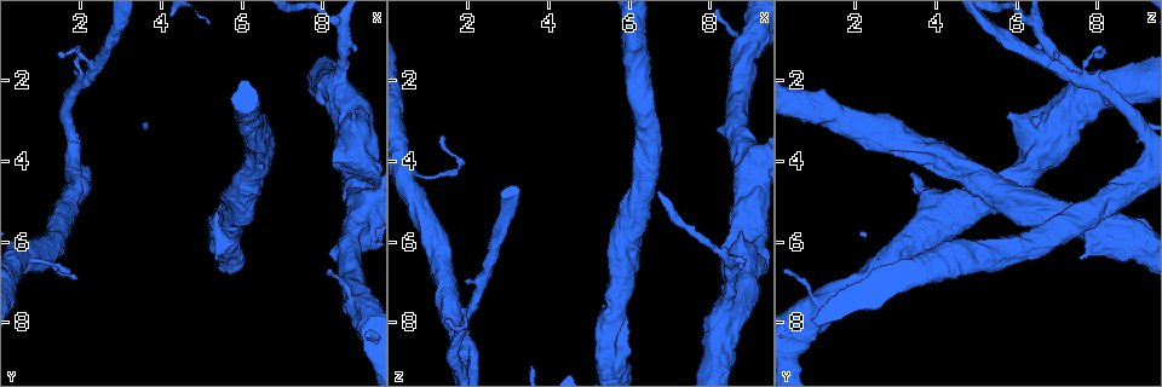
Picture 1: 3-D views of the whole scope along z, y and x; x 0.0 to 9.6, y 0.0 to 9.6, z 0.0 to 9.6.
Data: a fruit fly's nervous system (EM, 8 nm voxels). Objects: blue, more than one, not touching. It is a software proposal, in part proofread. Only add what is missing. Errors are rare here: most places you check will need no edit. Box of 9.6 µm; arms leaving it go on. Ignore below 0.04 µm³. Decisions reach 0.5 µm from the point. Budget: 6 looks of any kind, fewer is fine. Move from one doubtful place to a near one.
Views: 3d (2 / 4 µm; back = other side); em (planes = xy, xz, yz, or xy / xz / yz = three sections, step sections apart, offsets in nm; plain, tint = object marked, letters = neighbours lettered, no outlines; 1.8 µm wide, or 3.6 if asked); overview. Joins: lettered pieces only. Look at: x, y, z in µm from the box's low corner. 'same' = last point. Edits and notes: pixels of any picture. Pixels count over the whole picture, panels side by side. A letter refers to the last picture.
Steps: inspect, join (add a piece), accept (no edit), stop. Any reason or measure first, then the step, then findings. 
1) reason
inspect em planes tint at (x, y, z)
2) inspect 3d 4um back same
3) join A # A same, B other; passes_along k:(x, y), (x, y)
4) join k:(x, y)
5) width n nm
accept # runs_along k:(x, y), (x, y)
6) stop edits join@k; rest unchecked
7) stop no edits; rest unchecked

closes a loop
inspect 3d 4um at (8.55, 3.15, 6.20)

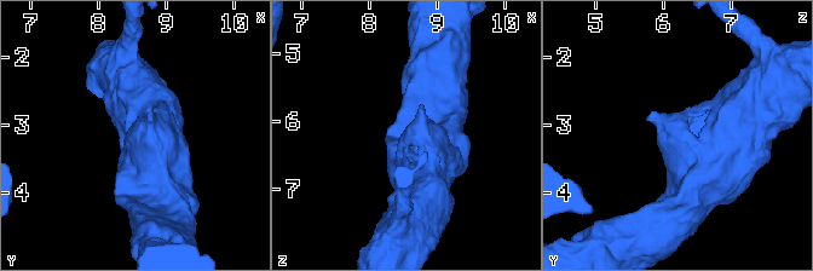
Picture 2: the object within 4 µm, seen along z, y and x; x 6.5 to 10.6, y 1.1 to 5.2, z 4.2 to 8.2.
shape alone is not enough
inspect em 3.6um xy step 8 letters at (8.55, 3.20, 6.25)

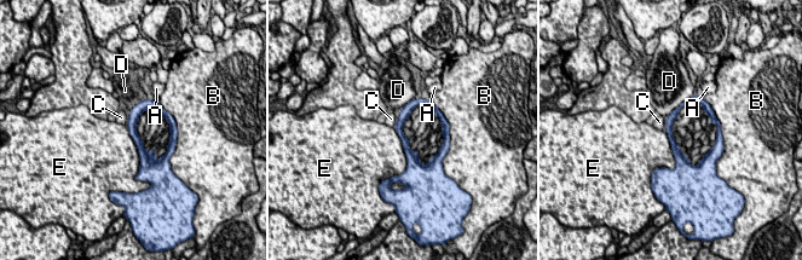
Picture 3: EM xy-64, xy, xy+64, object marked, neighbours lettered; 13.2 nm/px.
longest_contact E 550 nm
accept # A other, B other, C other, D other, E other; runs_along 3:(426, 103), (414, 103), (400, 120), (410, 162); none of them fits

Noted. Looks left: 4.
branch stops here
inspect 3d 2um at (8.95, 4.75, 3.70)

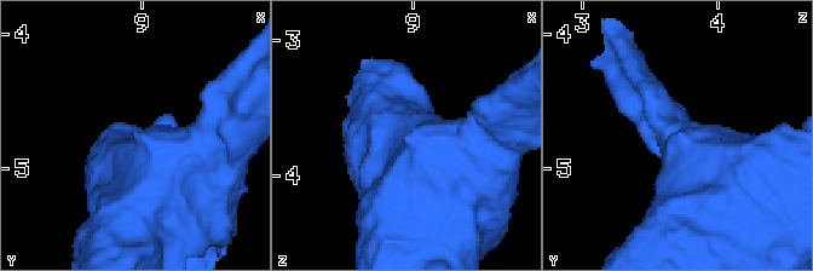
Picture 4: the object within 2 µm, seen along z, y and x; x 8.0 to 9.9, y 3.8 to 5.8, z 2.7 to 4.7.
need the tissue
inspect em xy step 8 letters at (8.94, 4.72, 3.72)

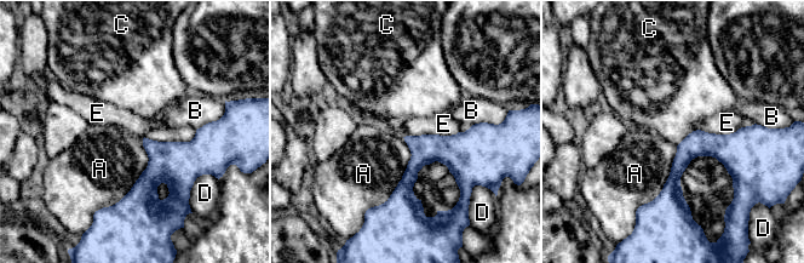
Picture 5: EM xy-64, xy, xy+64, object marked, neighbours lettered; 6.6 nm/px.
accept # A other, B other, C other, D other, E other; border 5:(700, 129), (693, 130), (677, 146); no lettered piece goes on from it

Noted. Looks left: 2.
inspect 3d 2um at (1.95, 1.30, 6.90)

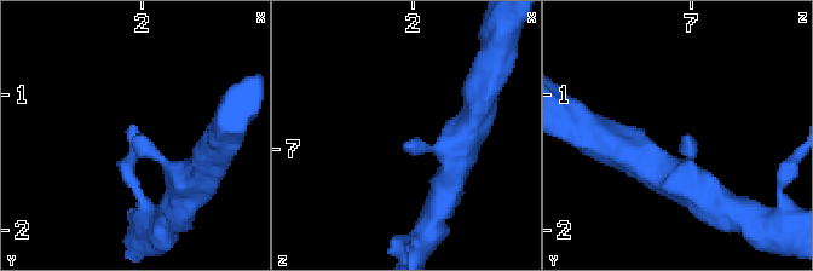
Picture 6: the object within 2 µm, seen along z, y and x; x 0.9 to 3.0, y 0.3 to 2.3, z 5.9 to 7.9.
inspect em planes letters at (1.96, 1.32, 6.94)

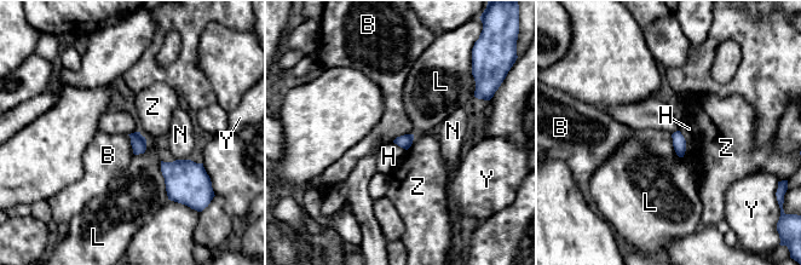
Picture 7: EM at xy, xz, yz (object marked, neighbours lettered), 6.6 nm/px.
longest_contact L 280 nm
accept # B other, H other, L other, N other, Y other, Z other; border 7:(670, 134), (673, 149), (680, 157); no lettered piece goes on from it

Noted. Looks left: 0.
stop no edits; rest unchecked

